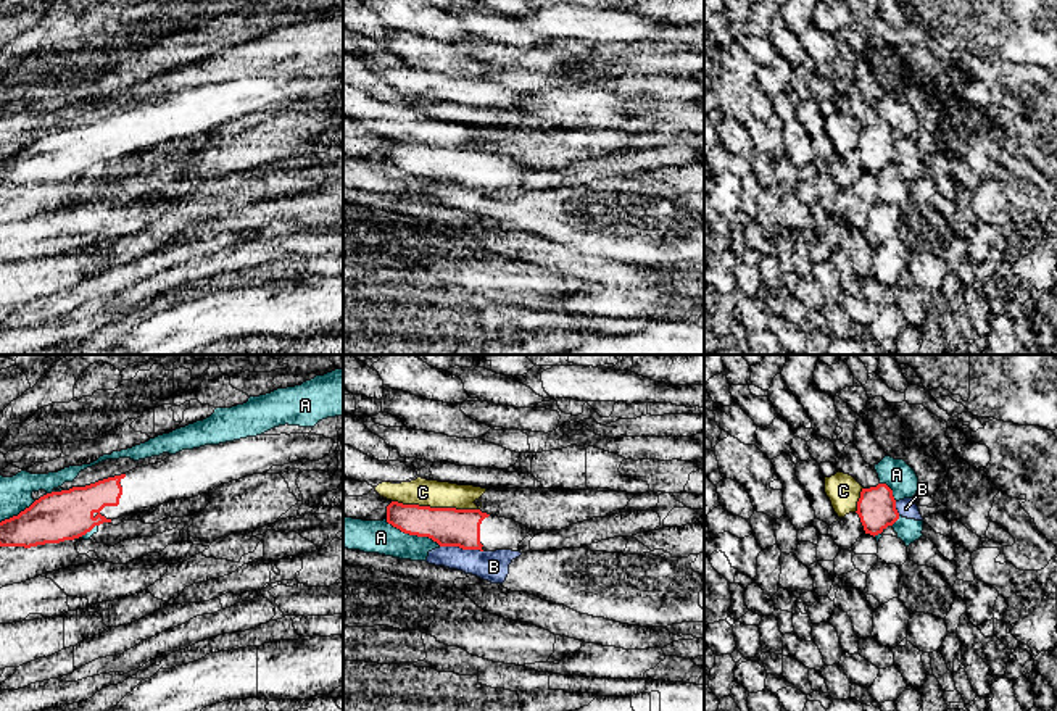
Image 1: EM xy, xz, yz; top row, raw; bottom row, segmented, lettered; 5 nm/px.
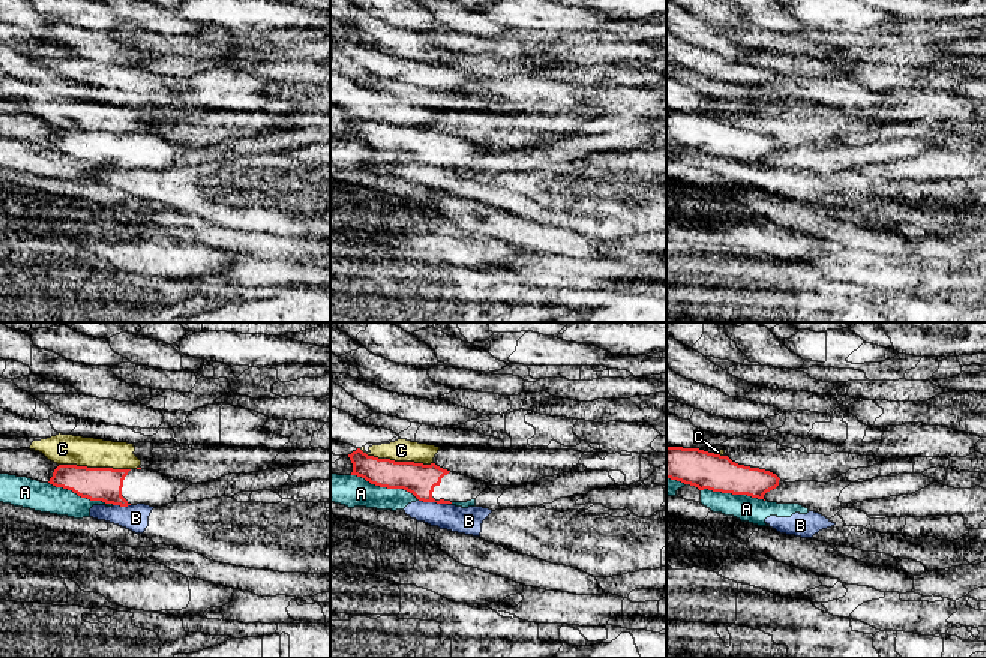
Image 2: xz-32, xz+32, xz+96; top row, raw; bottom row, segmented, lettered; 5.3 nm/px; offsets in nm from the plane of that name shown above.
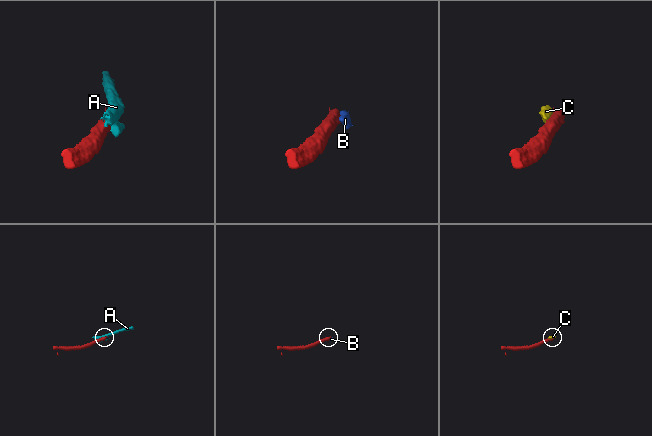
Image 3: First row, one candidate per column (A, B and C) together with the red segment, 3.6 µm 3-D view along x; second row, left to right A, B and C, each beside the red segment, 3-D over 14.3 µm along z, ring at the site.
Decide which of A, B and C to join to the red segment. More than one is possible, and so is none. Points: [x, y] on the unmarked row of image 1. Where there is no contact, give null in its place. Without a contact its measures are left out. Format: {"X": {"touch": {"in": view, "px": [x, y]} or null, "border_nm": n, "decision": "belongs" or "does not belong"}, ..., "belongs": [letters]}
{"A": {"touch": {"in": "xz", "px": [413, 173]}, "border_nm": 300, "decision": "does not belong"}, "B": {"touch": {"in": "xz", "px": [461, 186]}, "border_nm": 220, "decision": "does not belong"}, "C": {"touch": {"in": "xz", "px": [434, 147]}, "border_nm": 420, "decision": "does not belong"}, "belongs": []}

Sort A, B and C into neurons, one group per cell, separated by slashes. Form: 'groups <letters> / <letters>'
groups A / B / C

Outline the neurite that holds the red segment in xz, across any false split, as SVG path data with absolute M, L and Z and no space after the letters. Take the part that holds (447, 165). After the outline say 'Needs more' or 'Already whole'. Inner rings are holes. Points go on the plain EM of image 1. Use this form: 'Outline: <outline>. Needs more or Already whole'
Outline: M392 140L387 161L404 173L429 176L440 185L462 189L512 189L533 173L514 158L490 155L480 148L430 147Z. Needs more

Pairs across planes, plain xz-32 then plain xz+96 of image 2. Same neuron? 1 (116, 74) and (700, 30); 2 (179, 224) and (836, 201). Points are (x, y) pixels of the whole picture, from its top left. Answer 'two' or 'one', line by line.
1: two
2: two

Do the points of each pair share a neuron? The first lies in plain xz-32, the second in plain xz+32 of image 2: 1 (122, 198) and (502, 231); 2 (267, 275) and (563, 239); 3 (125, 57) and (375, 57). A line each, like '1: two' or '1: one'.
1: two
2: two
3: two

